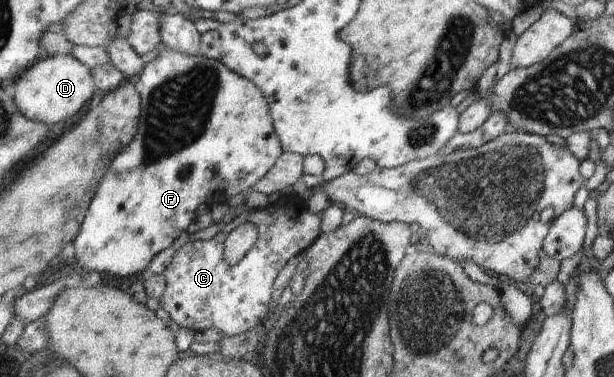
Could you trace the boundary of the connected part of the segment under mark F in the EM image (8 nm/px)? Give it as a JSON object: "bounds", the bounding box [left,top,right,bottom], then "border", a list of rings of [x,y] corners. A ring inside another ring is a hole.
{"bounds":[73,46,283,279],"border":[[[162,46],[157,56],[145,63],[139,81],[142,110],[137,133],[129,145],[113,158],[73,241],[75,260],[87,273],[95,270],[123,279],[146,273],[158,253],[167,249],[185,231],[194,228],[199,205],[206,203],[213,207],[227,203],[237,193],[245,193],[283,153],[261,90],[221,61],[200,53],[185,55]]]}

